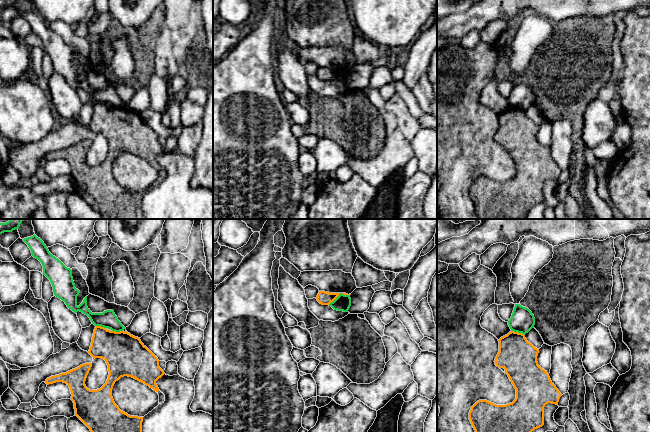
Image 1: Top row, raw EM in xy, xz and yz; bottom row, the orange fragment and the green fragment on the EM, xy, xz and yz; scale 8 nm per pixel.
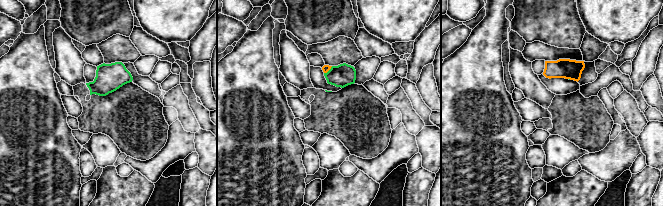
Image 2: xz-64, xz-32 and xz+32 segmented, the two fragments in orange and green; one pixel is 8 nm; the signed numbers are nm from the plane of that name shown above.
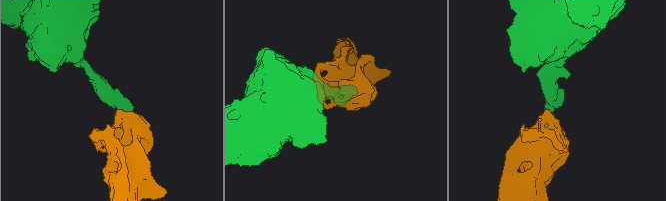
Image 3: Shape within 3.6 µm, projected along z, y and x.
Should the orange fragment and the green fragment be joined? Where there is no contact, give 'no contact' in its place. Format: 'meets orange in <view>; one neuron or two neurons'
meets orange in xz; two neurons

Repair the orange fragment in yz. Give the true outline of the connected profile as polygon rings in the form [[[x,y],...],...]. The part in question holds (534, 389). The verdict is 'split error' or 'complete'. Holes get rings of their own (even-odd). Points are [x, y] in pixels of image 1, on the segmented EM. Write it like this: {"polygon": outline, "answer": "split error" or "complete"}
{"polygon": [[[511,331],[498,341],[499,352],[494,362],[497,367],[505,369],[505,374],[516,389],[516,398],[506,405],[479,400],[471,407],[469,420],[475,432],[532,432],[544,425],[545,405],[558,405],[562,394],[552,383],[547,371],[538,365],[539,349],[528,342],[524,334]]], "answer": "complete"}

